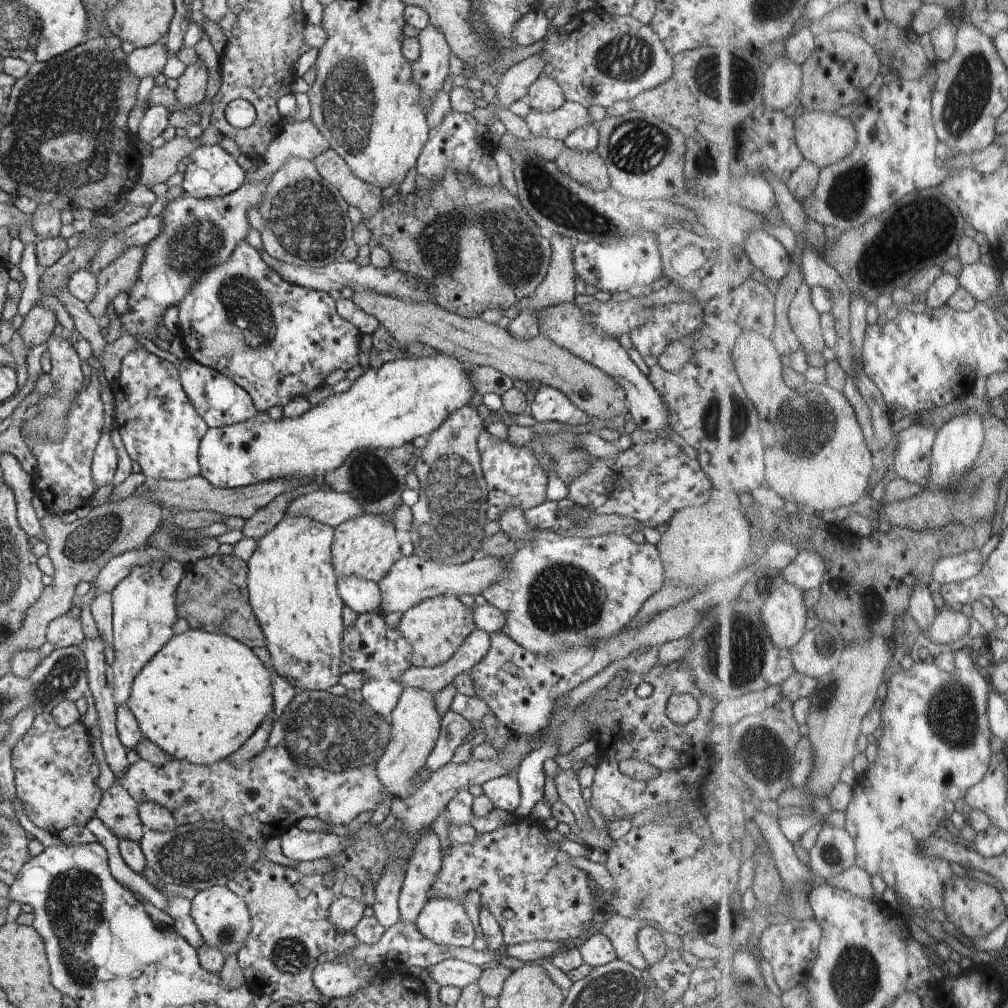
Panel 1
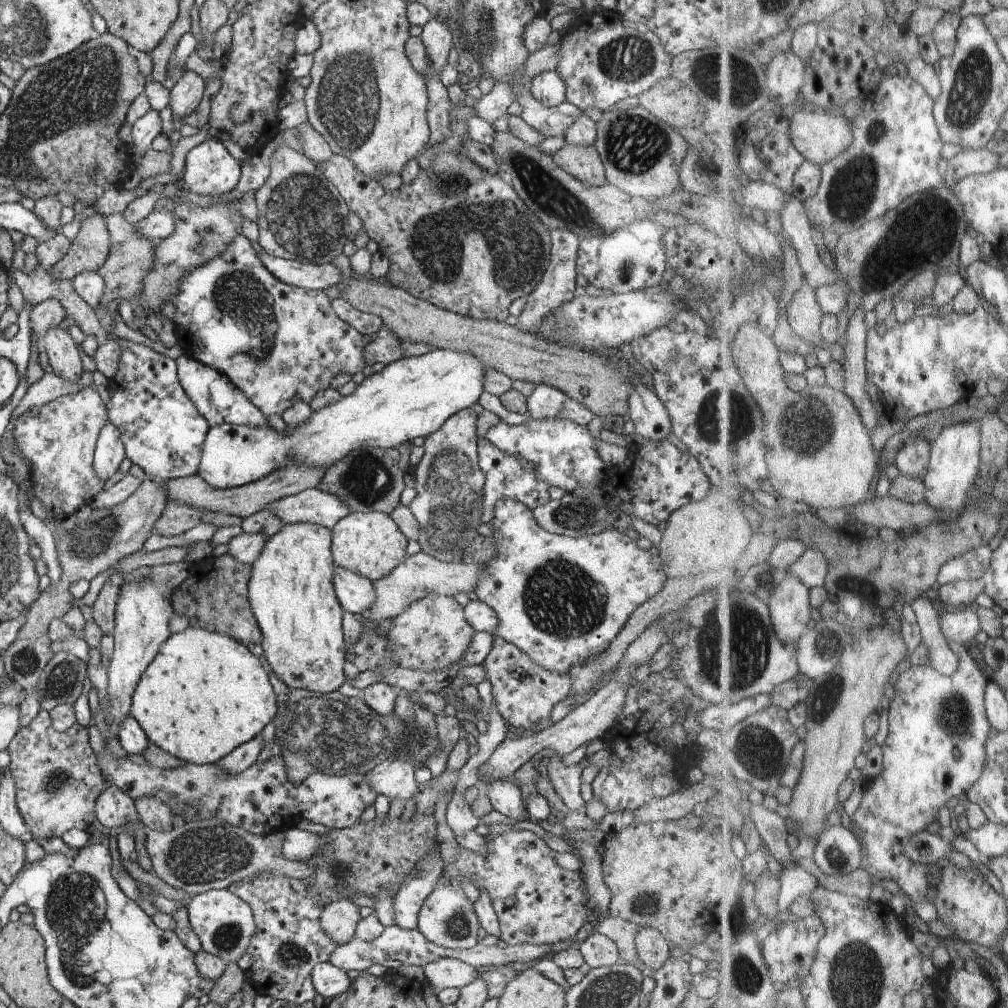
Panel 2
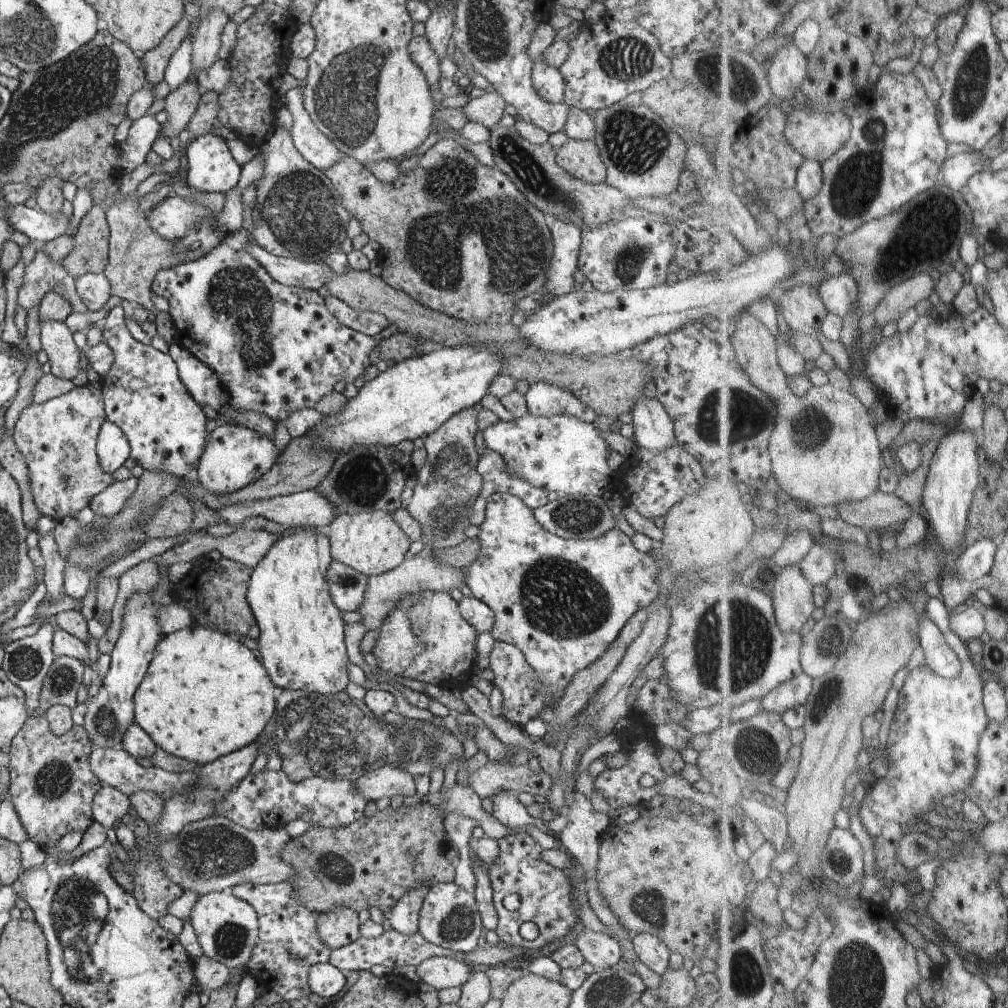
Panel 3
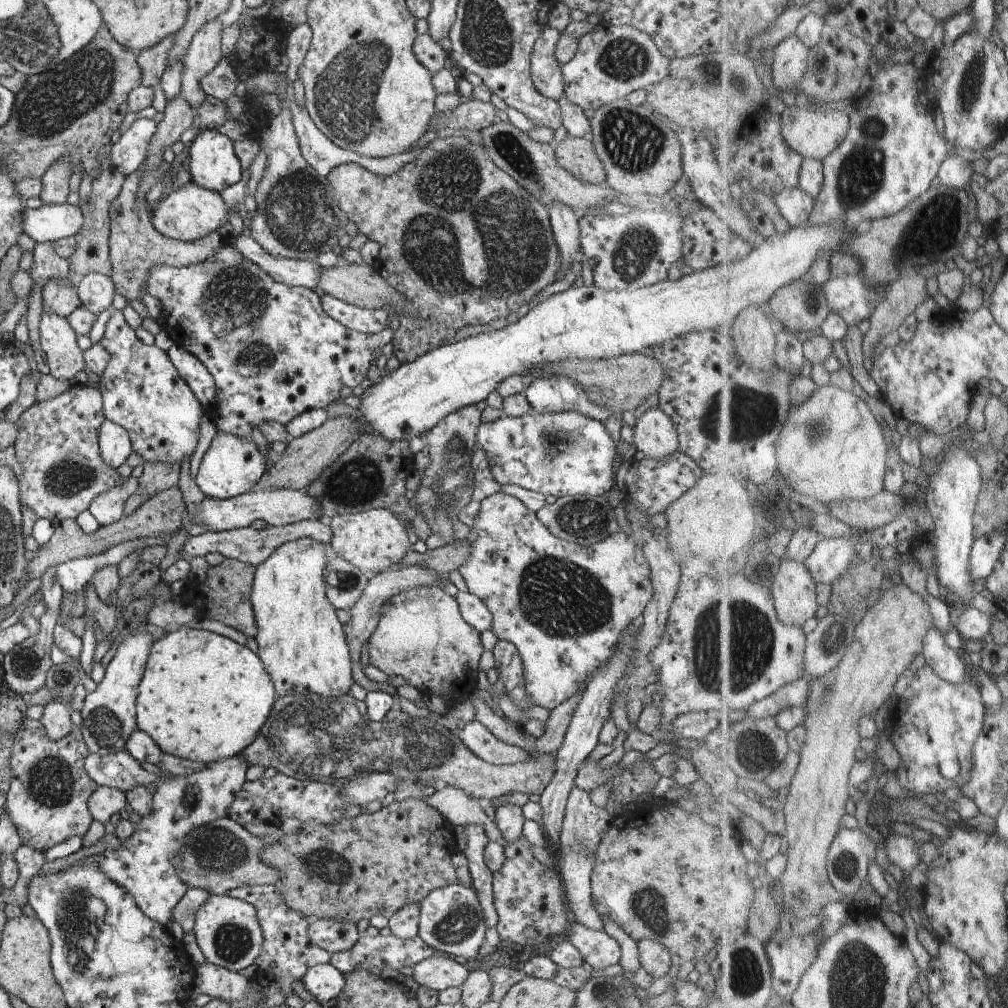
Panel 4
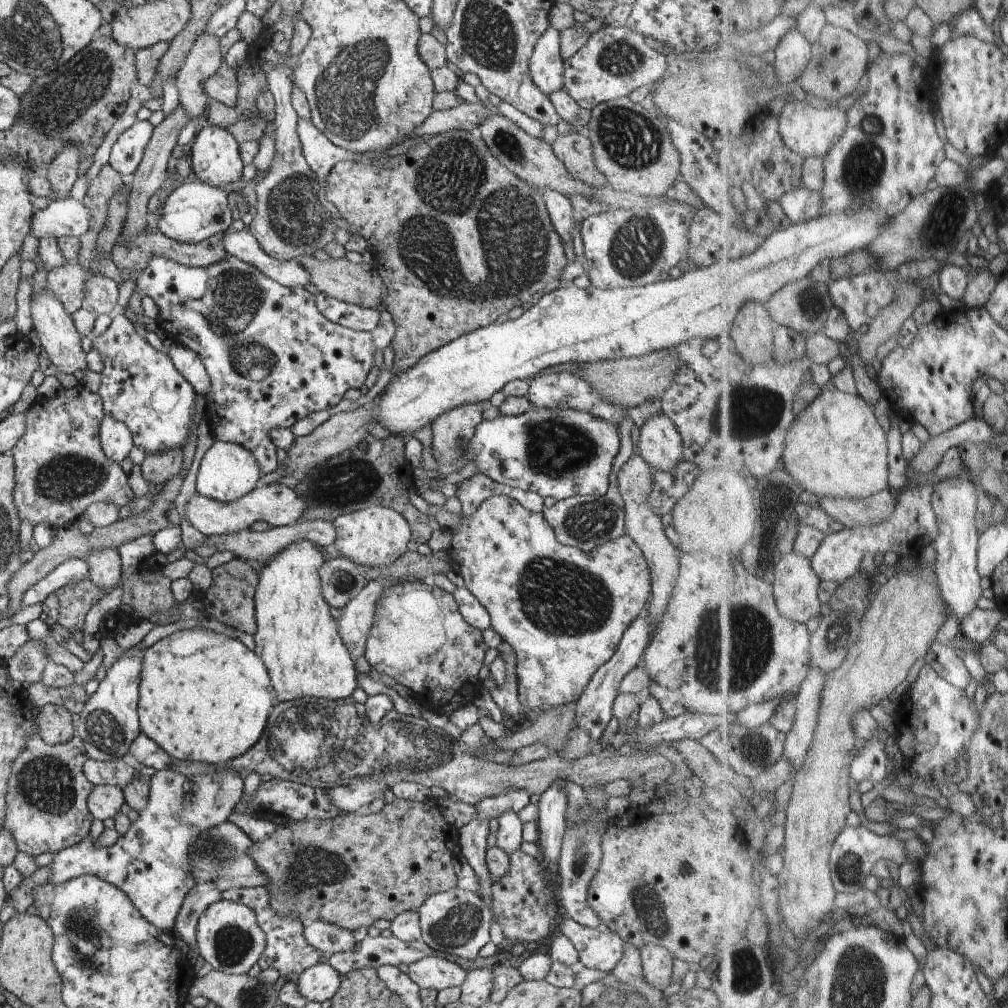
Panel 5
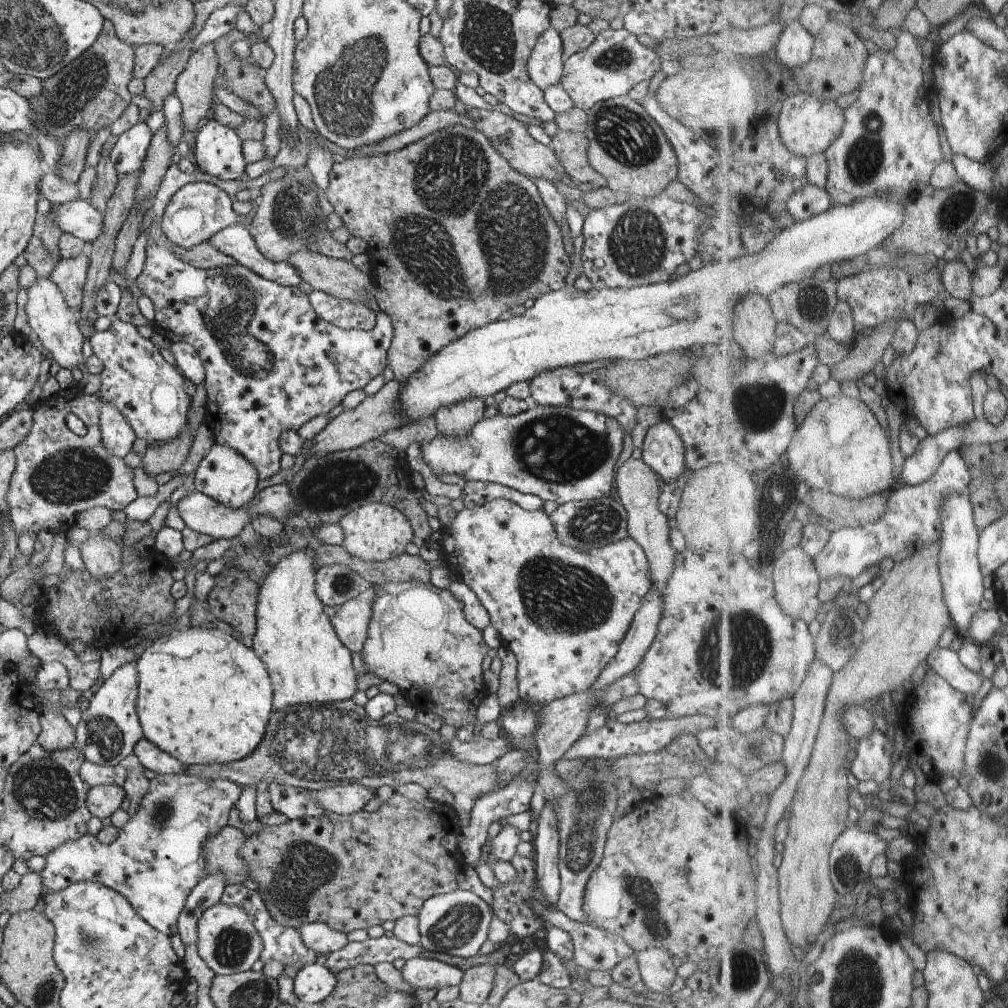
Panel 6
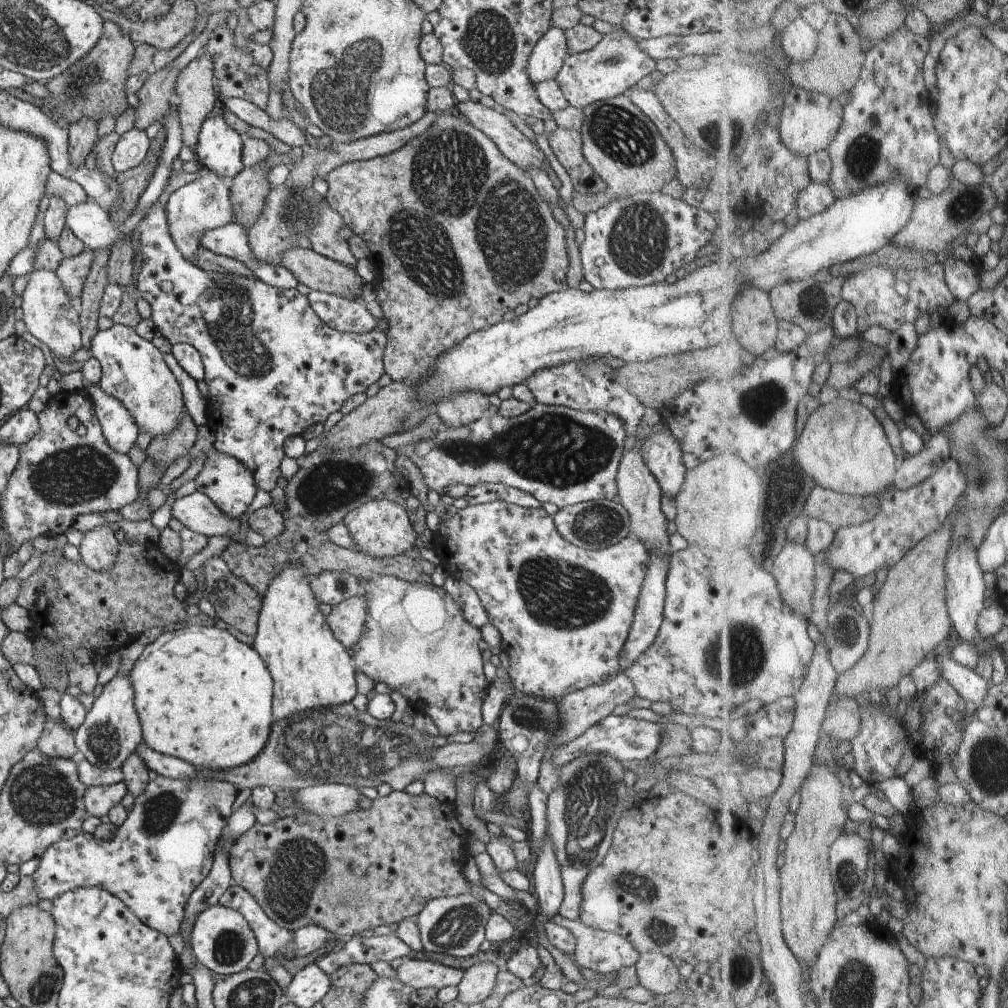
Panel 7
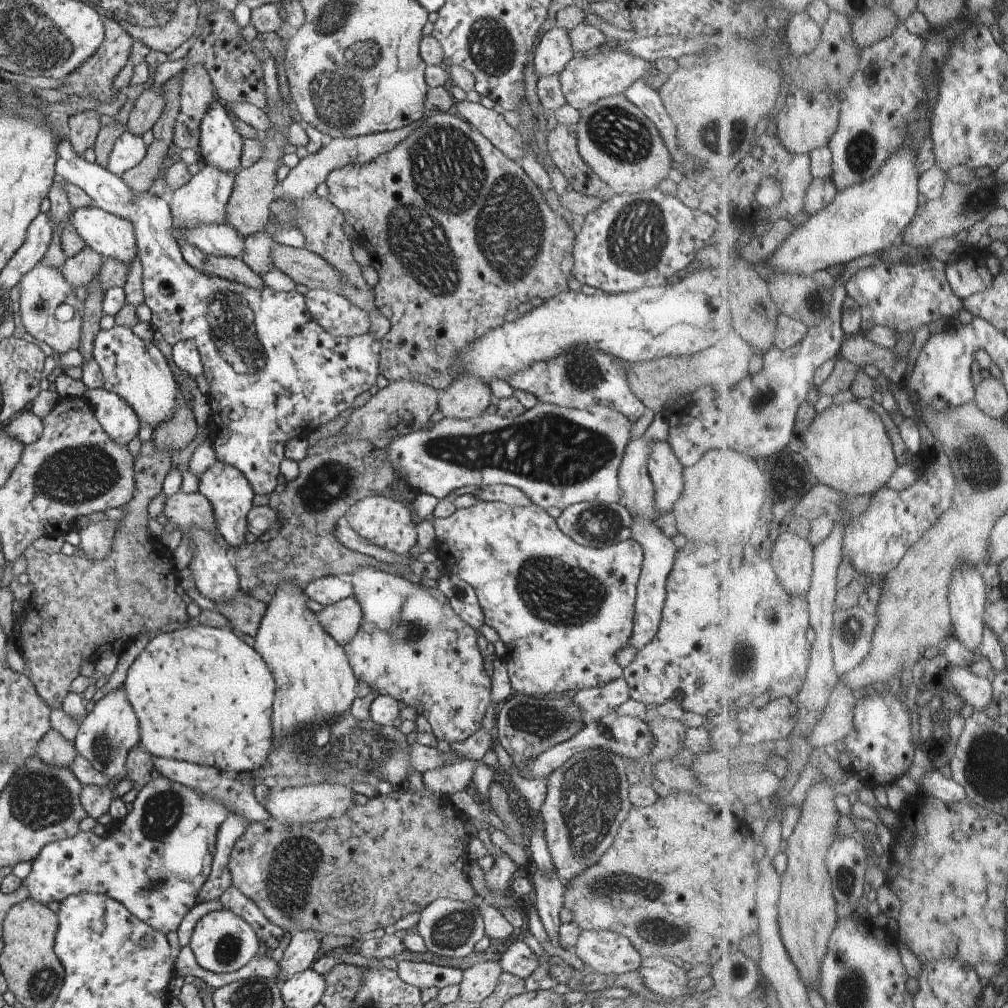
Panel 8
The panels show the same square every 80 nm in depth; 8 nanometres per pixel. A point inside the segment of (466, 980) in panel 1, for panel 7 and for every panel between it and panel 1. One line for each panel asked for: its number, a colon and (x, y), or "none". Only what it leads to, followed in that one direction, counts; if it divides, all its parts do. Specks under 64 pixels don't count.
2: (445, 972)
3: (441, 973)
4: (438, 972)
5: (432, 972)
6: (426, 973)
7: (419, 974)

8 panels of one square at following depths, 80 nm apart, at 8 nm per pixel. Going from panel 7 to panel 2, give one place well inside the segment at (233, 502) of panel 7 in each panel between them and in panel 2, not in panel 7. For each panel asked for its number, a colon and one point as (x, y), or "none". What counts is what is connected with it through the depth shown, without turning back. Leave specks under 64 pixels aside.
2: (413, 396)
3: (234, 456)
4: (232, 465)
5: (228, 471)
6: (223, 474)

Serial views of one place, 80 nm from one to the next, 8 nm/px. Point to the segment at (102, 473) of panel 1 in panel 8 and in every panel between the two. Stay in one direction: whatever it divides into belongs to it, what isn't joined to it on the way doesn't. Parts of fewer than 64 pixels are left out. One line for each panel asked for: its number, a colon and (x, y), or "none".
2: (109, 451)
3: (112, 448)
4: (114, 443)
5: (116, 440)
6: (118, 437)
7: (120, 430)
8: (118, 419)

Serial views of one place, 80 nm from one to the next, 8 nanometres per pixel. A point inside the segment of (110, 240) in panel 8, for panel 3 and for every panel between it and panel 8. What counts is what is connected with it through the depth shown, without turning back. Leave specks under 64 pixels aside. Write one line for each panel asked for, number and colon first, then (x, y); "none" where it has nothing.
3: (40, 227)
4: (47, 224)
5: (62, 218)
6: (78, 217)
7: (92, 224)

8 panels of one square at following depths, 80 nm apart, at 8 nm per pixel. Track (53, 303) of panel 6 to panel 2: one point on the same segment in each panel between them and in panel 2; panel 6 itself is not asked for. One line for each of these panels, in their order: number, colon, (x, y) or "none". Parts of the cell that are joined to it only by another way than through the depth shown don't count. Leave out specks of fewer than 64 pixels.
2: (63, 355)
3: (56, 339)
4: (58, 340)
5: (54, 326)

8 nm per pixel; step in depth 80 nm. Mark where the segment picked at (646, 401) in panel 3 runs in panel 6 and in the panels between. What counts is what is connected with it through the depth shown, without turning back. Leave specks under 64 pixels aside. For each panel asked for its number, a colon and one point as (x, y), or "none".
4: (655, 436)
5: (660, 444)
6: (663, 450)

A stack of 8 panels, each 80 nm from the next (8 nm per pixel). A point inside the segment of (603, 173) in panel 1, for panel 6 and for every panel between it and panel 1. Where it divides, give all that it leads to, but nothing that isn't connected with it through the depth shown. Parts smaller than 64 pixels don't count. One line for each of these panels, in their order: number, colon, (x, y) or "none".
2: (583, 163)
3: (581, 159)
4: (576, 154)
5: (575, 151)
6: (571, 148)

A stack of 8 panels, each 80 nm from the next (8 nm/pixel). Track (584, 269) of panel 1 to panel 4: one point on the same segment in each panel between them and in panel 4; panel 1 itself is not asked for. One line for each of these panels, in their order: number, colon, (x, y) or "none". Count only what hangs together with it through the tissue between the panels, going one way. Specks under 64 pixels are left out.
2: (624, 261)
3: (633, 254)
4: (633, 251)

